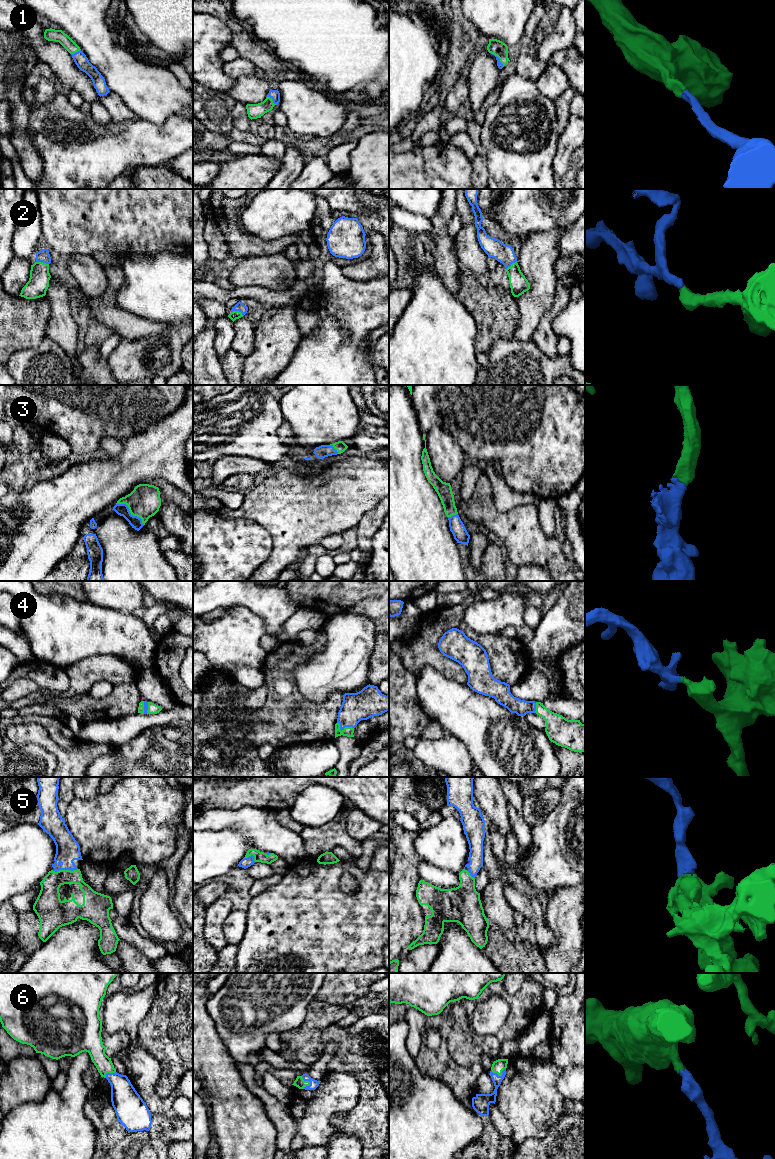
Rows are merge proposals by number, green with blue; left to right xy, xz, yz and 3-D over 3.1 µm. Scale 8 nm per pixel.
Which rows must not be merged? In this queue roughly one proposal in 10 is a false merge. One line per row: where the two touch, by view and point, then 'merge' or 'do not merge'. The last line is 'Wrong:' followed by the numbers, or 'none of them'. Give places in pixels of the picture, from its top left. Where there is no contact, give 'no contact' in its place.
1: xz (272, 100) | merge
2: xz (237, 311) | merge
3: xy (130, 512) | merge
4: xz (344, 729) | merge
5: xy (64, 870) | merge
6: yz (498, 1075) | merge
Wrong: none of them

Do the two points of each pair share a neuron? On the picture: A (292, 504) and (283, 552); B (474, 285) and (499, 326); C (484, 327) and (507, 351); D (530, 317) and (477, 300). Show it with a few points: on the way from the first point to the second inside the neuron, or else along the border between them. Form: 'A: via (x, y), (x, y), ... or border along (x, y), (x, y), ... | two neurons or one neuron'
A: via (292, 516), (292, 531), (289, 540) | one neuron
B: via (476, 295), (496, 316) | one neuron
C: border along (514, 337), (497, 340), (487, 352) | two neurons
D: border along (513, 297), (519, 311), (515, 337) | two neurons

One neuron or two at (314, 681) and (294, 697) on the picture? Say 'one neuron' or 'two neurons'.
two neurons

